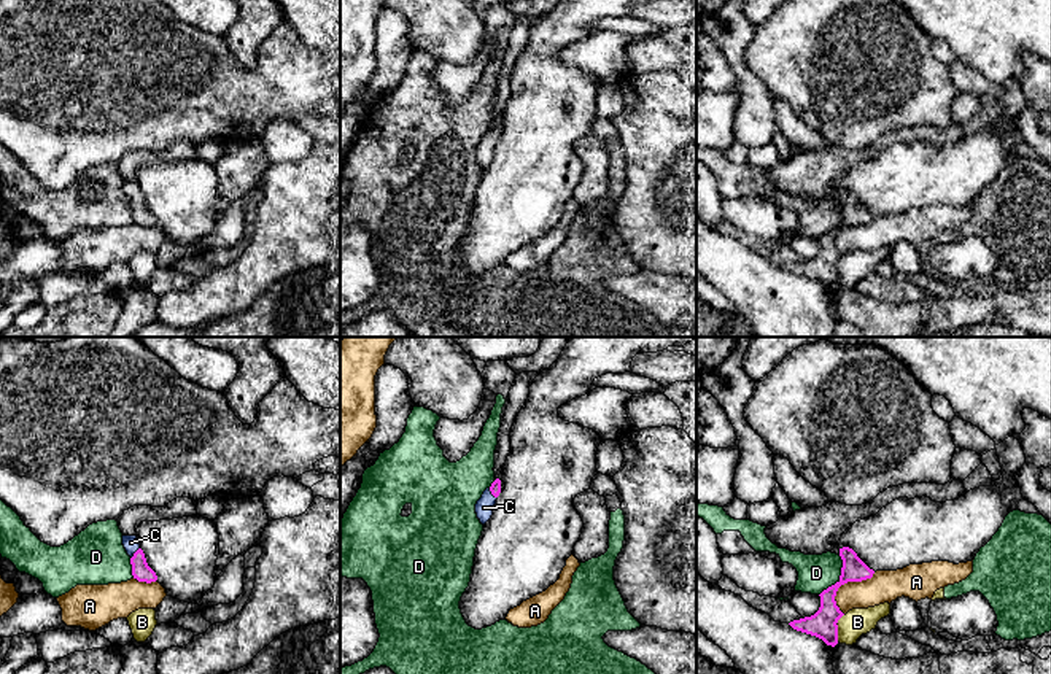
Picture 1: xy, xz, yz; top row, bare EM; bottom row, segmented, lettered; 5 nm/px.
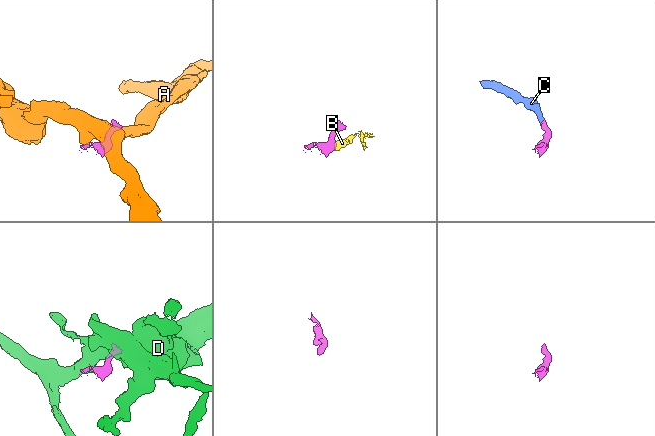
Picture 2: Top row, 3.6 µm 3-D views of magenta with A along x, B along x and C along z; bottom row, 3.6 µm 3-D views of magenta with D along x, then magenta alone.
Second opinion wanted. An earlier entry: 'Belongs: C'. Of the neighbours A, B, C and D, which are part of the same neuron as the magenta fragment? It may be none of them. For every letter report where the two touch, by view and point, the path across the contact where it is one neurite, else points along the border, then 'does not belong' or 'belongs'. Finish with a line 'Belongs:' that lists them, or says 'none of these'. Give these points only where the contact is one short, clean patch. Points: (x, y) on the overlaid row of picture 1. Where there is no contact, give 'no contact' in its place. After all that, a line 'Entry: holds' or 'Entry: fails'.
A: contact yz (843, 584); border yz (875, 573), (838, 588), (835, 604), (843, 614); does not belong
B: contact yz (837, 628); border yz (843, 614), (837, 623), (837, 641); does not belong
C: contact xy (134, 553); way xy (140, 569), (134, 553), (131, 542); belongs
D: contact yz (840, 577); border yz (840, 555), (840, 577), (819, 595); does not belong
Belongs: C
Entry: holds

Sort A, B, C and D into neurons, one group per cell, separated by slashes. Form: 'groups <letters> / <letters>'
groups A / B D / C

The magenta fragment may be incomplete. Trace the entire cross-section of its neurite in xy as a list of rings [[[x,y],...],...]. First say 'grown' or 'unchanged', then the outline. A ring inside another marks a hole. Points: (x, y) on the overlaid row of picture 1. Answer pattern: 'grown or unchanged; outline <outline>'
grown; outline [[[122,536],[122,545],[127,555],[130,556],[134,579],[137,579],[138,582],[146,582],[146,583],[156,582],[157,575],[148,566],[137,536]]]

